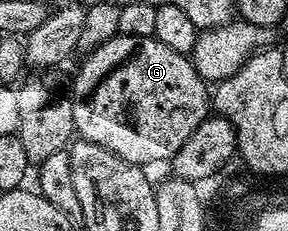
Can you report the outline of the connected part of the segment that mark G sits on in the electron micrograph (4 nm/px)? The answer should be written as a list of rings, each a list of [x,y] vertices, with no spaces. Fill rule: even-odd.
[[[118,33],[113,39],[103,41],[81,60],[77,76],[71,79],[76,134],[82,140],[94,142],[127,162],[146,165],[157,163],[160,159],[172,160],[183,141],[187,141],[187,137],[191,137],[191,133],[195,133],[195,129],[199,129],[199,125],[210,114],[211,91],[206,80],[193,68],[192,58],[175,53],[175,49],[167,49],[167,45],[157,39]]]

